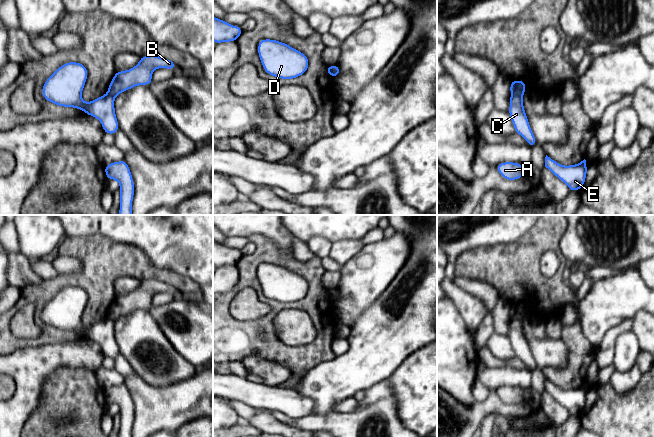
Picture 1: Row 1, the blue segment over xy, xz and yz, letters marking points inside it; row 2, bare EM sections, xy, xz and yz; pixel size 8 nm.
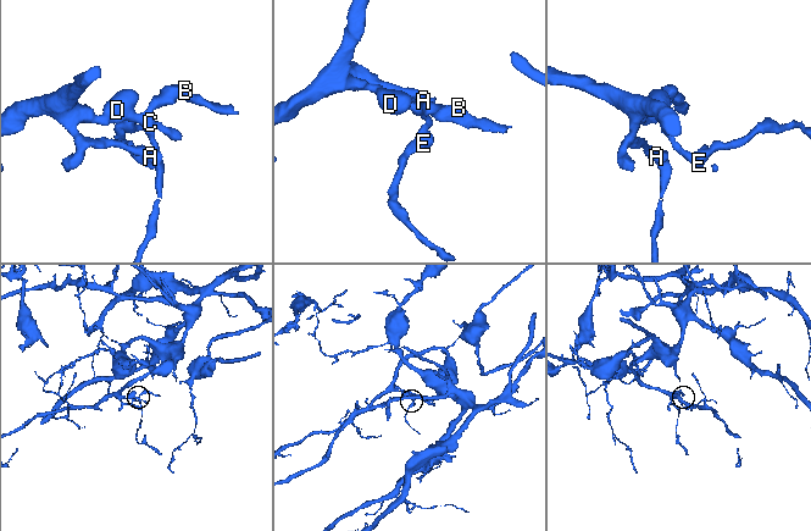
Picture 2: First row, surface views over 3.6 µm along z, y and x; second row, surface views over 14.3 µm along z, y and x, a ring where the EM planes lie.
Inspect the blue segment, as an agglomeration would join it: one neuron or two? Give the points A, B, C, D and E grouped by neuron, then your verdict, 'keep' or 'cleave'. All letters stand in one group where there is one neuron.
A C D E / B | cleave

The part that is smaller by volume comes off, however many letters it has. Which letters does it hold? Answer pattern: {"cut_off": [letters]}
{"cut_off": ["B"]}

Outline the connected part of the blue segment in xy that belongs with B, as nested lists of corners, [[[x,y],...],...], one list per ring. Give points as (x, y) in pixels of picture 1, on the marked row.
[[[159,55],[140,56],[140,62],[135,67],[126,71],[116,71],[108,86],[108,93],[116,97],[135,86],[151,85],[154,69],[166,68],[173,71],[176,66],[173,60]]]

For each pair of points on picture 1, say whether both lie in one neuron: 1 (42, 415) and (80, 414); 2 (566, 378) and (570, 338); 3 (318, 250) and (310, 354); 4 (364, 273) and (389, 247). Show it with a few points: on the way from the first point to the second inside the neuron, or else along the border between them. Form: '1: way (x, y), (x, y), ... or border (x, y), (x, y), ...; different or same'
1: way (51, 415), (71, 414); same
2: way (575, 368), (575, 348); same
3: border (315, 255), (321, 259); different
4: way (370, 267), (384, 253); same

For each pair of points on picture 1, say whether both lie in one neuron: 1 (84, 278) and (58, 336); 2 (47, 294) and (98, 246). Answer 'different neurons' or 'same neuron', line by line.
1: same neuron
2: same neuron

